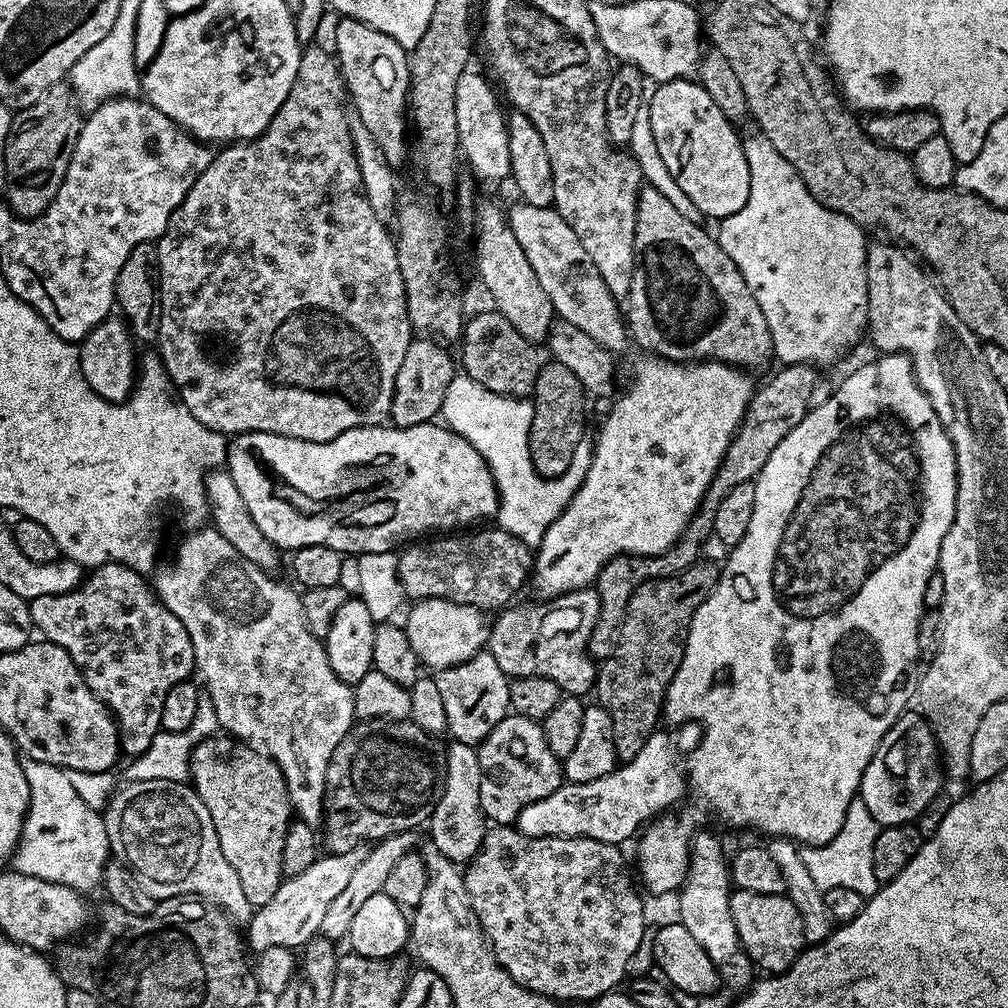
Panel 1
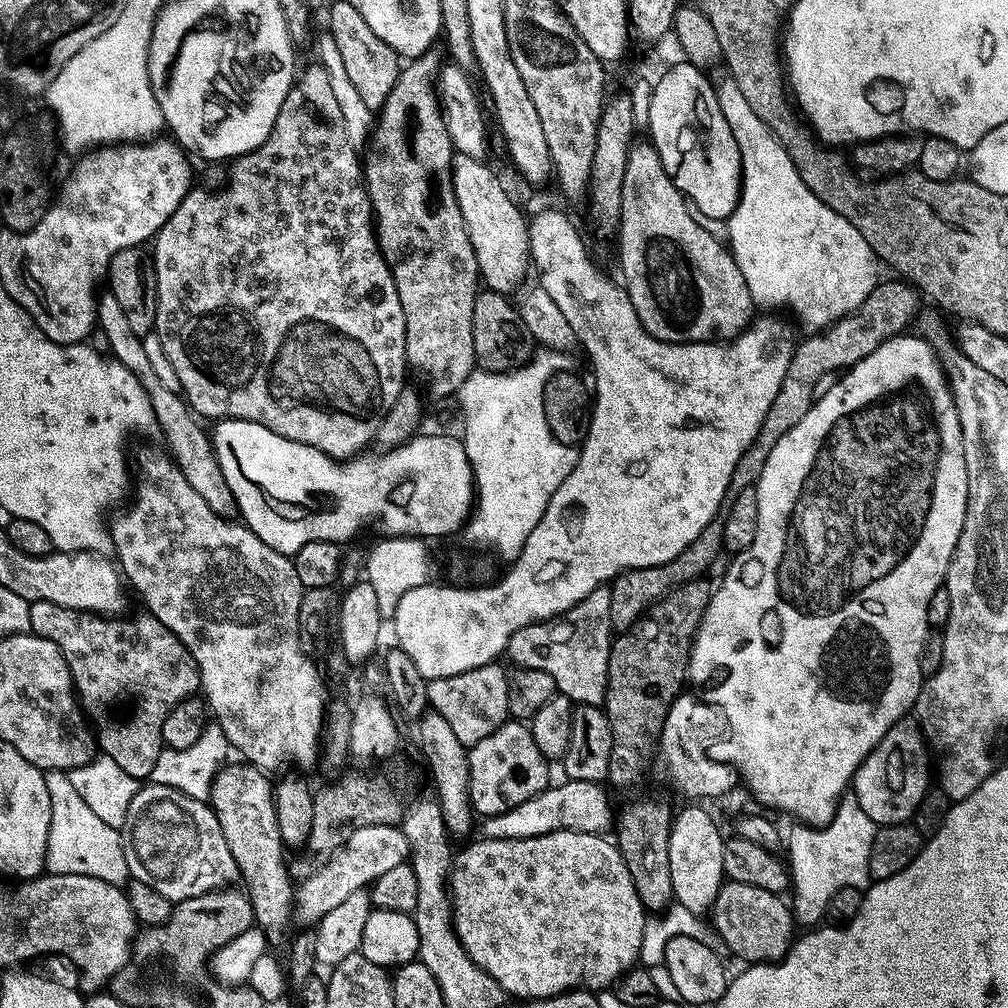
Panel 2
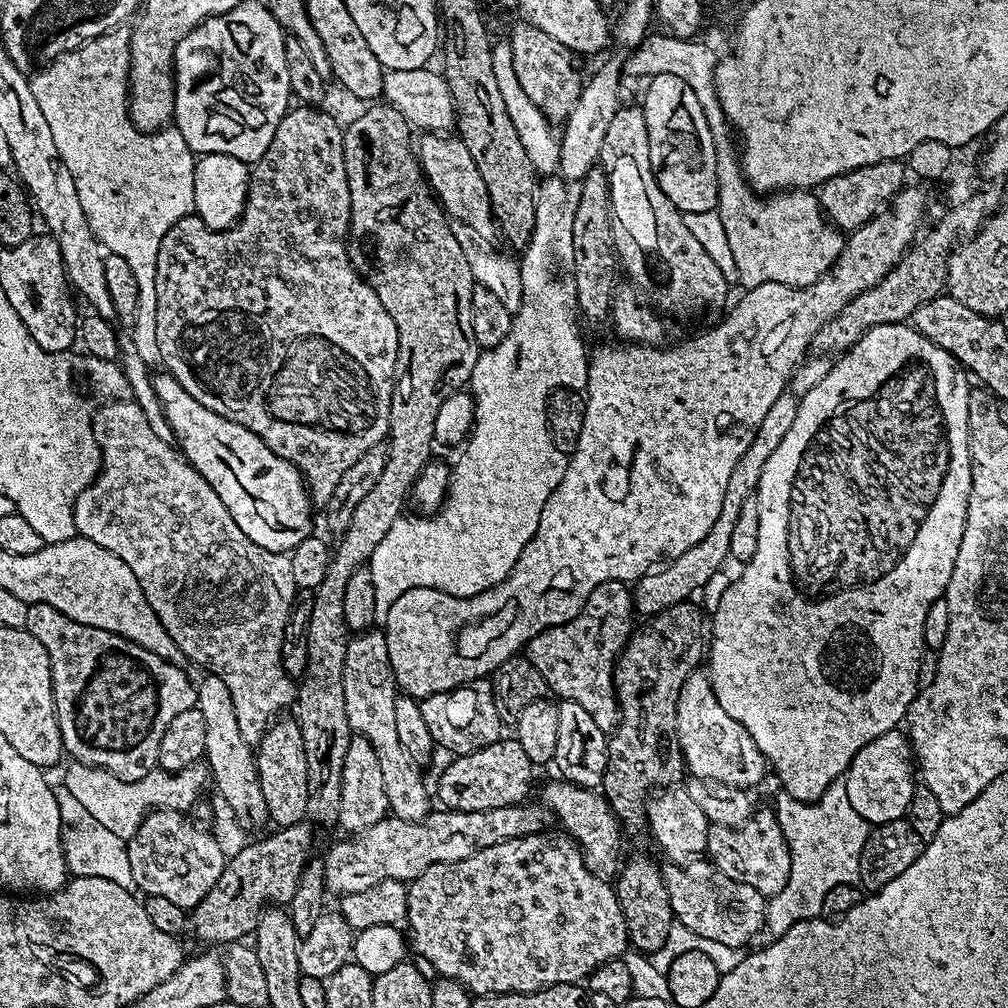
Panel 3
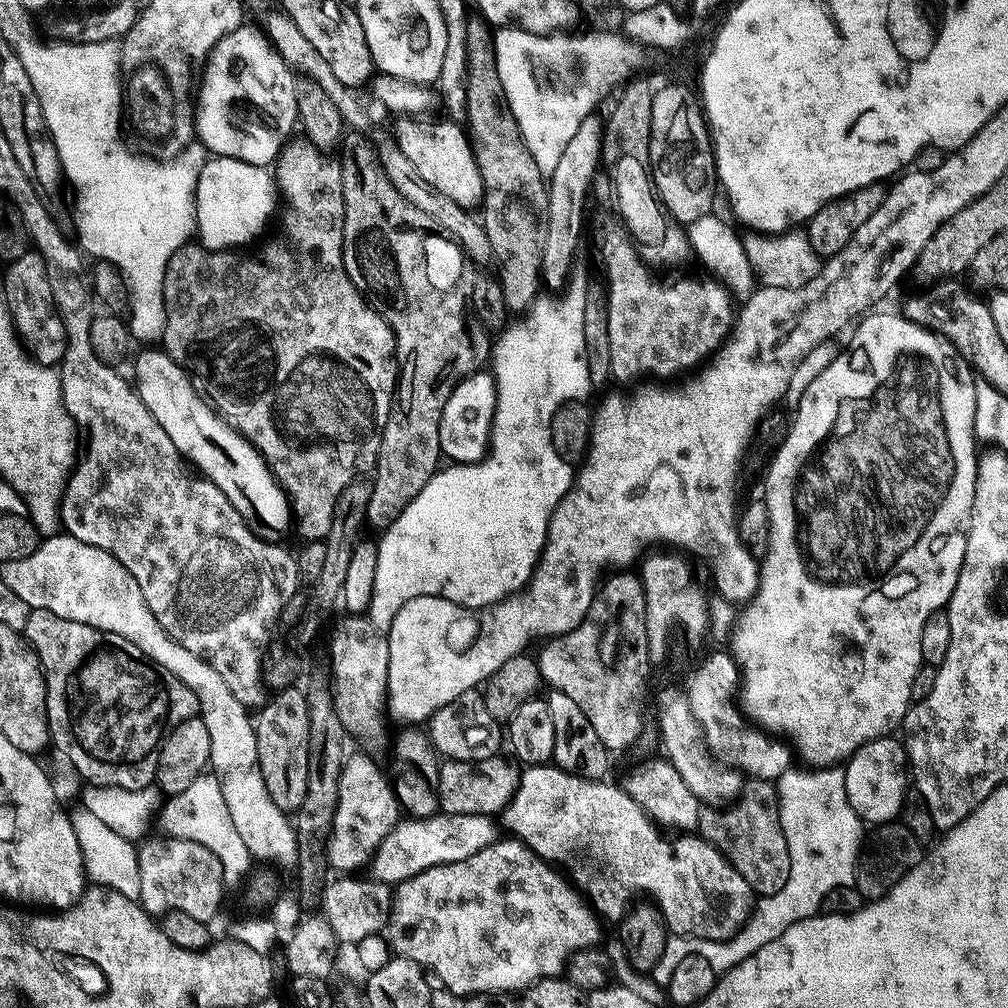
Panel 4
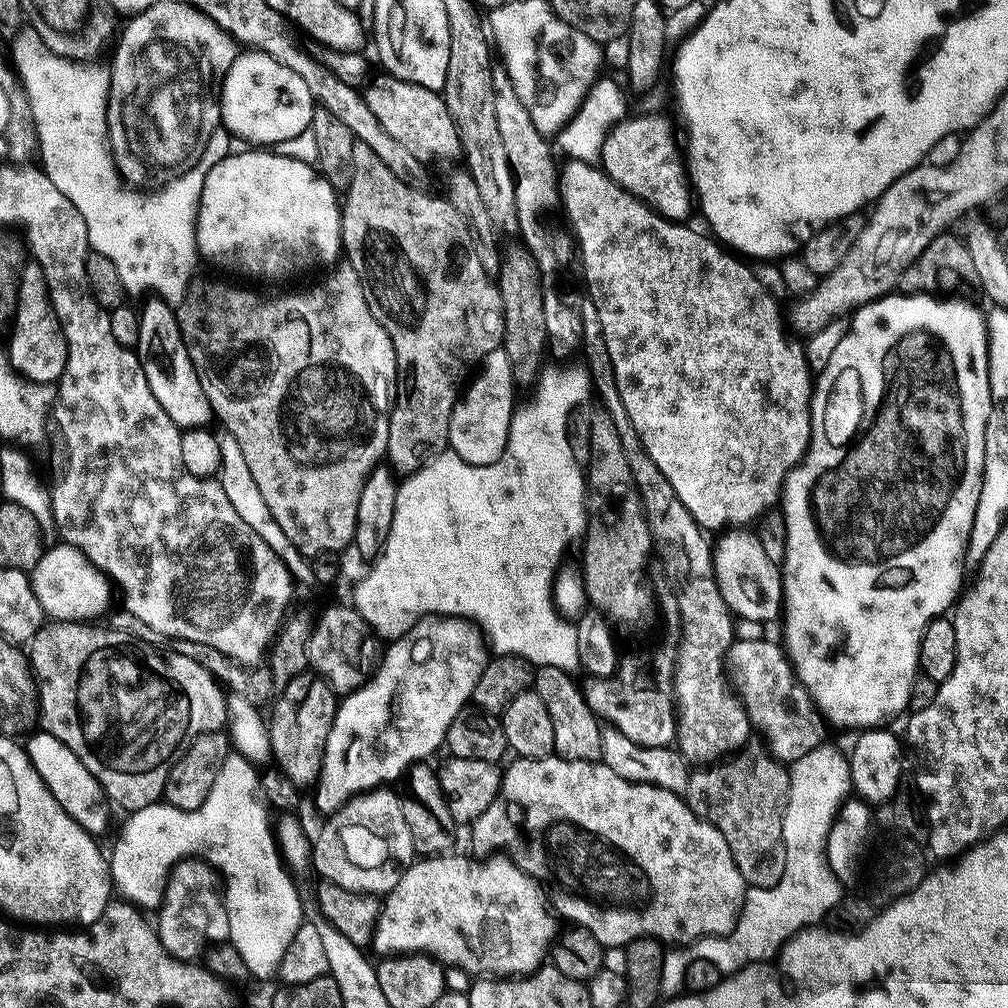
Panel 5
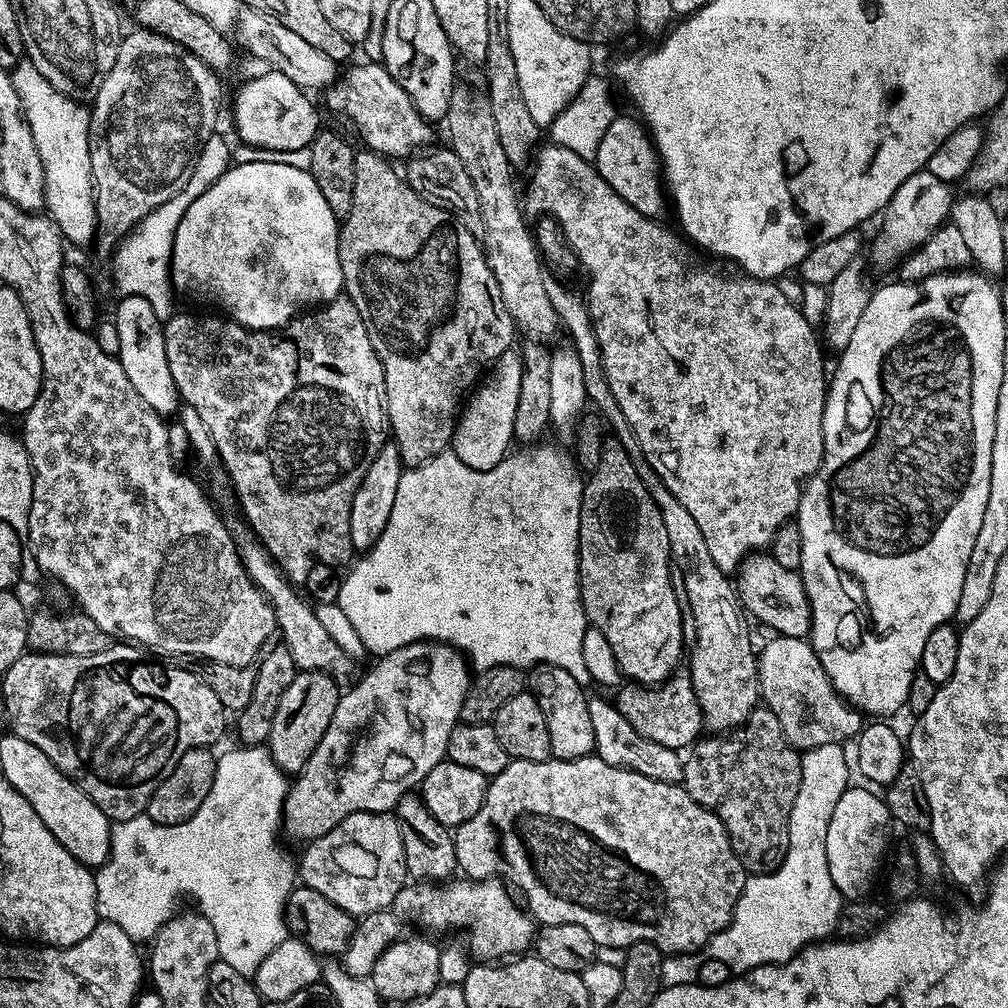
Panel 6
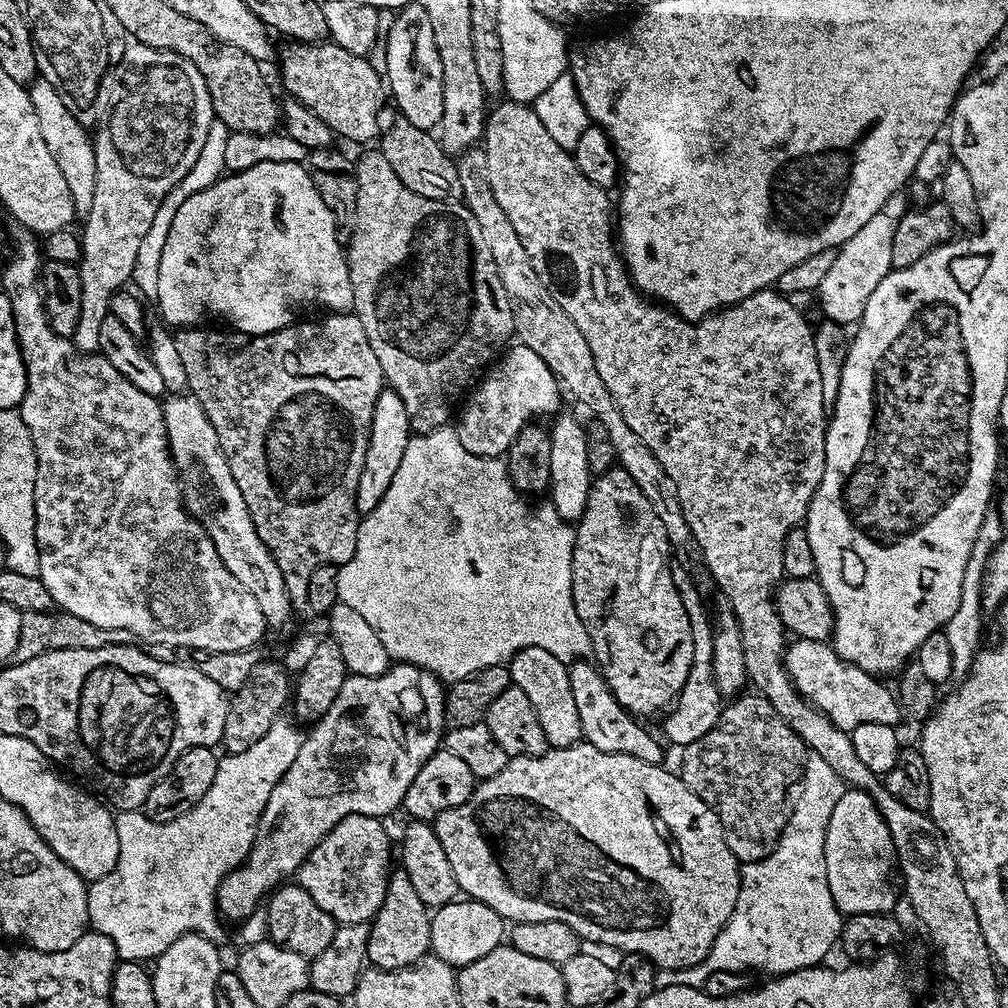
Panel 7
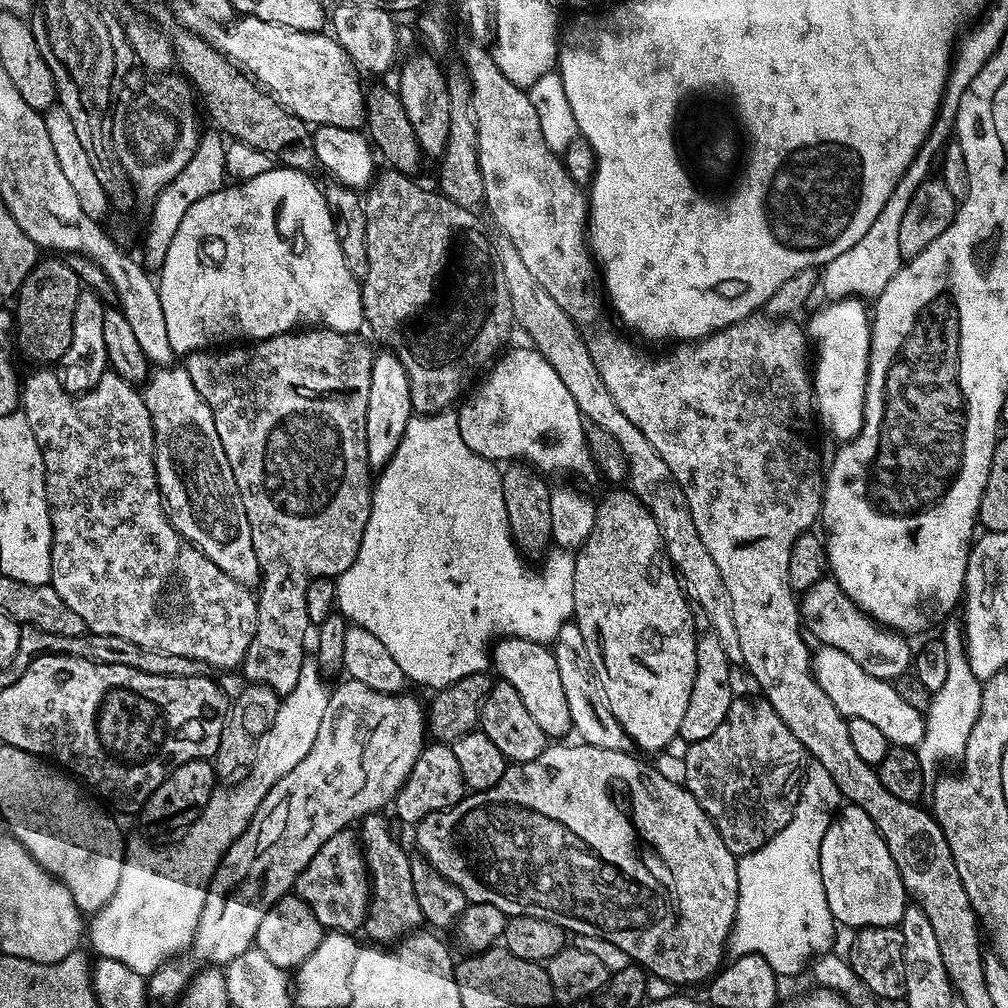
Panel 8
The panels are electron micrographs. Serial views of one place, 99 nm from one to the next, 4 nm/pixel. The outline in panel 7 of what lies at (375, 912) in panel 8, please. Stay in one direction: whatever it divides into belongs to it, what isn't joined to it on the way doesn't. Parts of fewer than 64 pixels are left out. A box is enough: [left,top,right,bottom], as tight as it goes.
[366,870,431,972]

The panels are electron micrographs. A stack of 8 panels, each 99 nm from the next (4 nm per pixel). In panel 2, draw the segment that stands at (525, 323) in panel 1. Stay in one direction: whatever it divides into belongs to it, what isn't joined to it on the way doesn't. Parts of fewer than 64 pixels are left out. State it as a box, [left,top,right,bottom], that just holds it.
[452,155,530,294]

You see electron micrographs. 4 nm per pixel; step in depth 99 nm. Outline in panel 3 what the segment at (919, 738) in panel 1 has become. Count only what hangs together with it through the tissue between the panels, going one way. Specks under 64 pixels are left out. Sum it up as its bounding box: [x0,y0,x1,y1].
[843,730,918,826]

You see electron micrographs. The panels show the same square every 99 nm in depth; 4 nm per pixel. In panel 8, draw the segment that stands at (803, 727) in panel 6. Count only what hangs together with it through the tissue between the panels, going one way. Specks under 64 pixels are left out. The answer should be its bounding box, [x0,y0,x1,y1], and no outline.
[810,646,925,748]

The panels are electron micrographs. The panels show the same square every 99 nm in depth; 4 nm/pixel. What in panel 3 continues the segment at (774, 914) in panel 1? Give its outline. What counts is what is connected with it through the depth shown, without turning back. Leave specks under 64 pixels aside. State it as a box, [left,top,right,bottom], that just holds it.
[662,858,766,948]

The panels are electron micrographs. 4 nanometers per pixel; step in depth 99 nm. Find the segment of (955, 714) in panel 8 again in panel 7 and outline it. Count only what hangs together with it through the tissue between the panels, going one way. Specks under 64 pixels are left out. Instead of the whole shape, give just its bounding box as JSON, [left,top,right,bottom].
[942,510,1006,678]

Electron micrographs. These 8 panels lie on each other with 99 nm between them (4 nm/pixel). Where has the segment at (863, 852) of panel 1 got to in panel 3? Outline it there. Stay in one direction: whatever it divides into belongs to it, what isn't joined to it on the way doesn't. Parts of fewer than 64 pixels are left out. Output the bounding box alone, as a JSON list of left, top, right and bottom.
[764,779,870,937]

